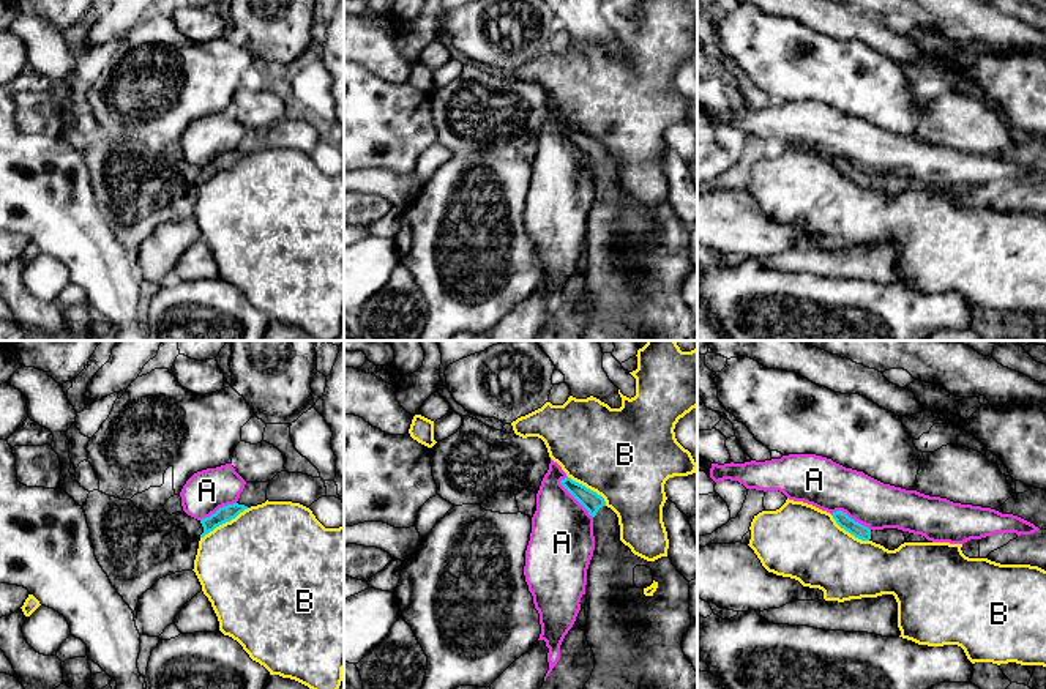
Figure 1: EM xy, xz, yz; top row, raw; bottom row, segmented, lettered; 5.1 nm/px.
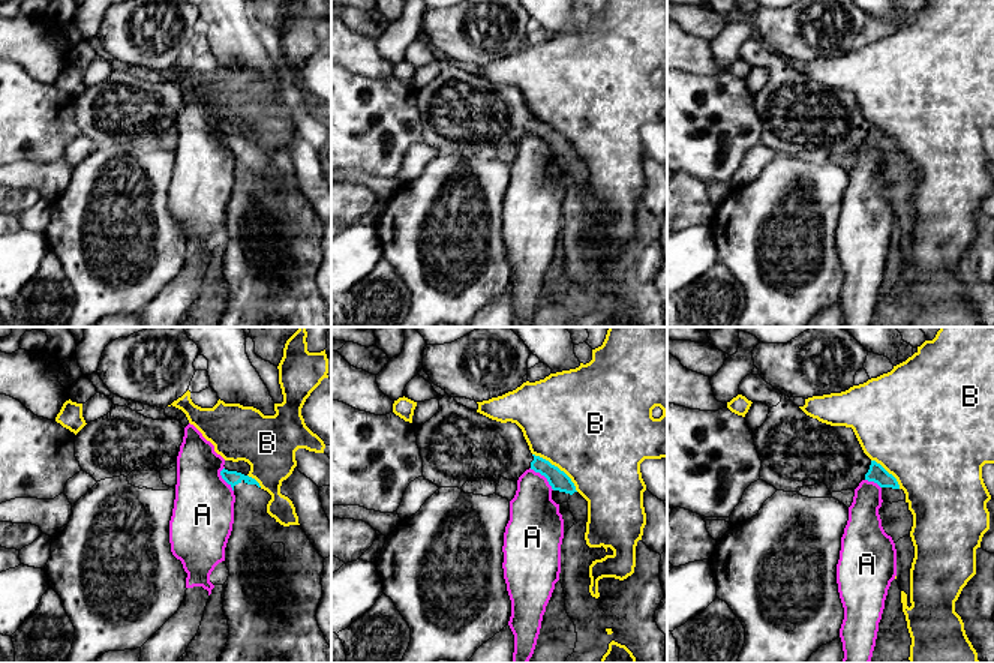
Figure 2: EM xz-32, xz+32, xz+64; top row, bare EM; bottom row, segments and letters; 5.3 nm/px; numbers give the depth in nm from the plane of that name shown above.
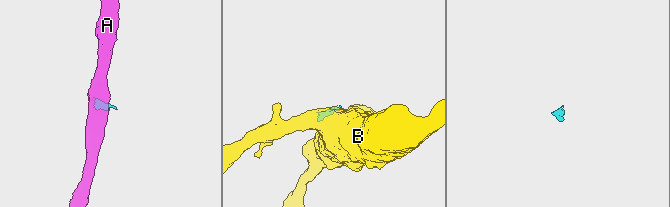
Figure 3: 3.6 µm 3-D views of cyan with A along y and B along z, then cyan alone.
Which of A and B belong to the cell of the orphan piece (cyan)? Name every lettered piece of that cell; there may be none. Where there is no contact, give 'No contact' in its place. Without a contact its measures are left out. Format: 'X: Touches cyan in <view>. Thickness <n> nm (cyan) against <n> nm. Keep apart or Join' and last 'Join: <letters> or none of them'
A: Touches cyan in xz. Thickness 100 nm (cyan) against 320 nm. Keep apart
B: Touches cyan in xy. Thickness 80 nm (cyan) against 480 nm. Keep apart
Join: none of them

